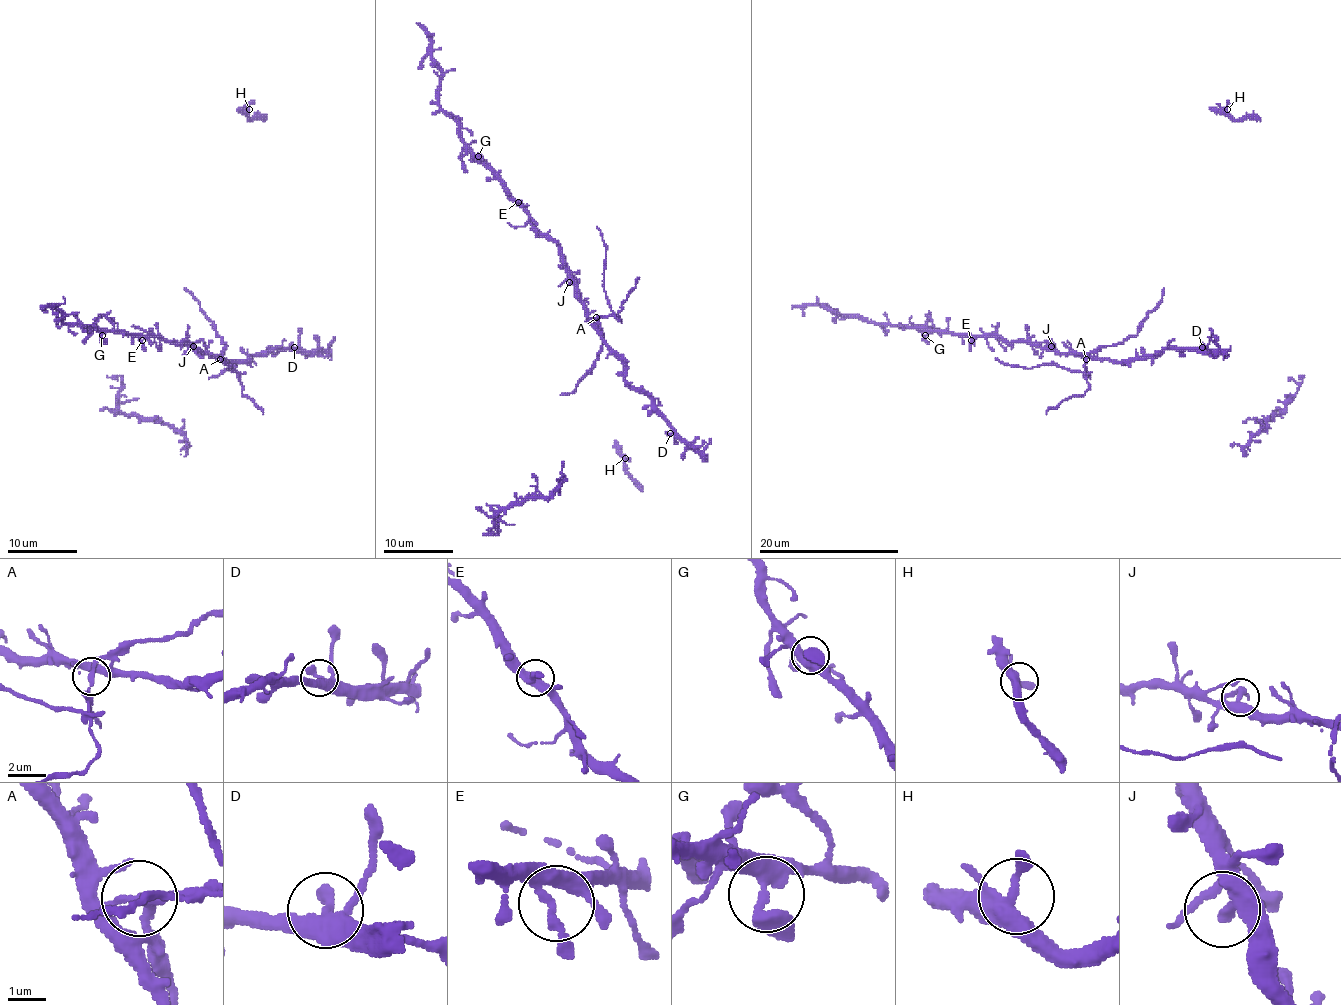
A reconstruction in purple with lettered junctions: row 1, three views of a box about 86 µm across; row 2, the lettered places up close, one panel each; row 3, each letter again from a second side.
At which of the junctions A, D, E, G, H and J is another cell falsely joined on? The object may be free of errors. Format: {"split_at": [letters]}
{"split_at": ["A"]}

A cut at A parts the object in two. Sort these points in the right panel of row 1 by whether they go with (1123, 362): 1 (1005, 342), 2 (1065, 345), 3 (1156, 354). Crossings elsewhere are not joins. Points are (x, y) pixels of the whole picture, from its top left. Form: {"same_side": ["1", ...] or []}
{"same_side": ["1", "2", "3"]}

